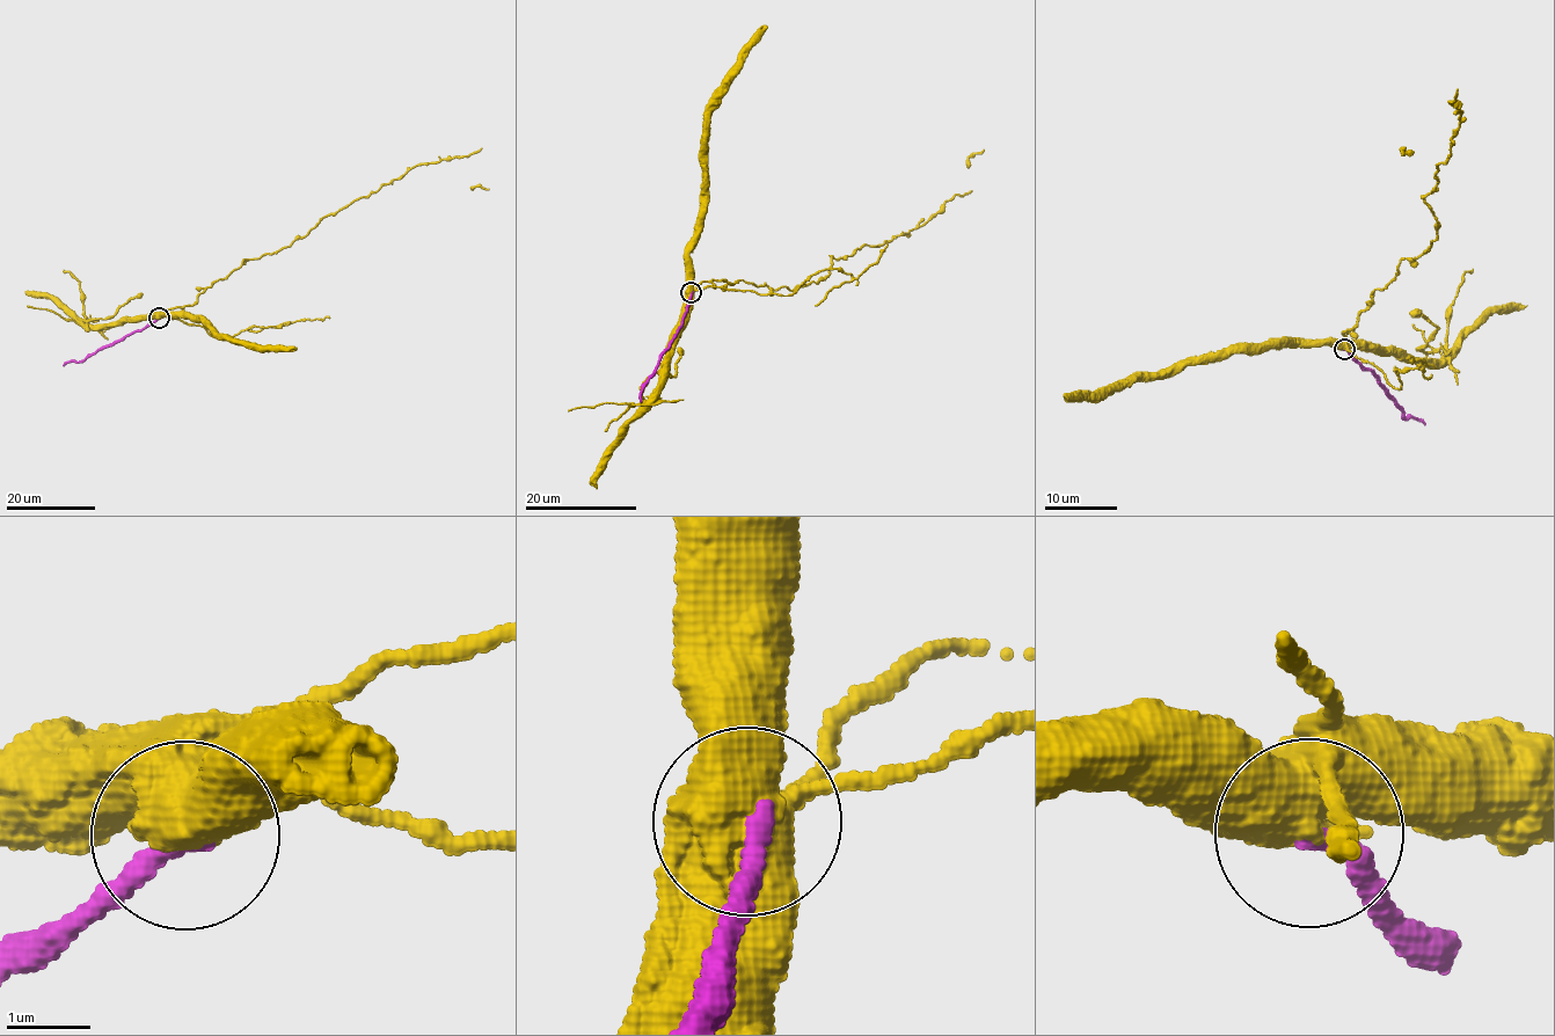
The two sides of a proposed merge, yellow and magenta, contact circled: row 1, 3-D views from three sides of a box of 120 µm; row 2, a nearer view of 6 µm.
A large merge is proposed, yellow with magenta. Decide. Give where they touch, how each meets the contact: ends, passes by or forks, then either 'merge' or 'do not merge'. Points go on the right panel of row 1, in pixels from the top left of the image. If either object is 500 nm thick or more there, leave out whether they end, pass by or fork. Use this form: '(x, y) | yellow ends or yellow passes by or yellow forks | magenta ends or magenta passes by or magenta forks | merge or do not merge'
(1344, 349) | do not merge

